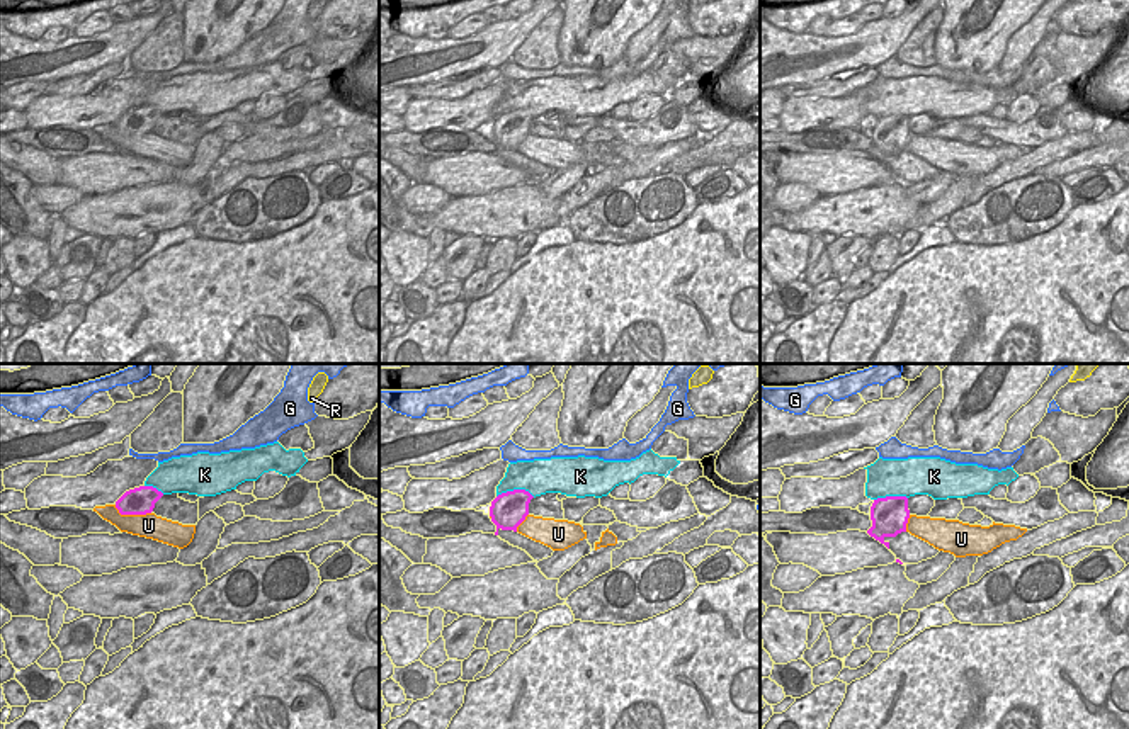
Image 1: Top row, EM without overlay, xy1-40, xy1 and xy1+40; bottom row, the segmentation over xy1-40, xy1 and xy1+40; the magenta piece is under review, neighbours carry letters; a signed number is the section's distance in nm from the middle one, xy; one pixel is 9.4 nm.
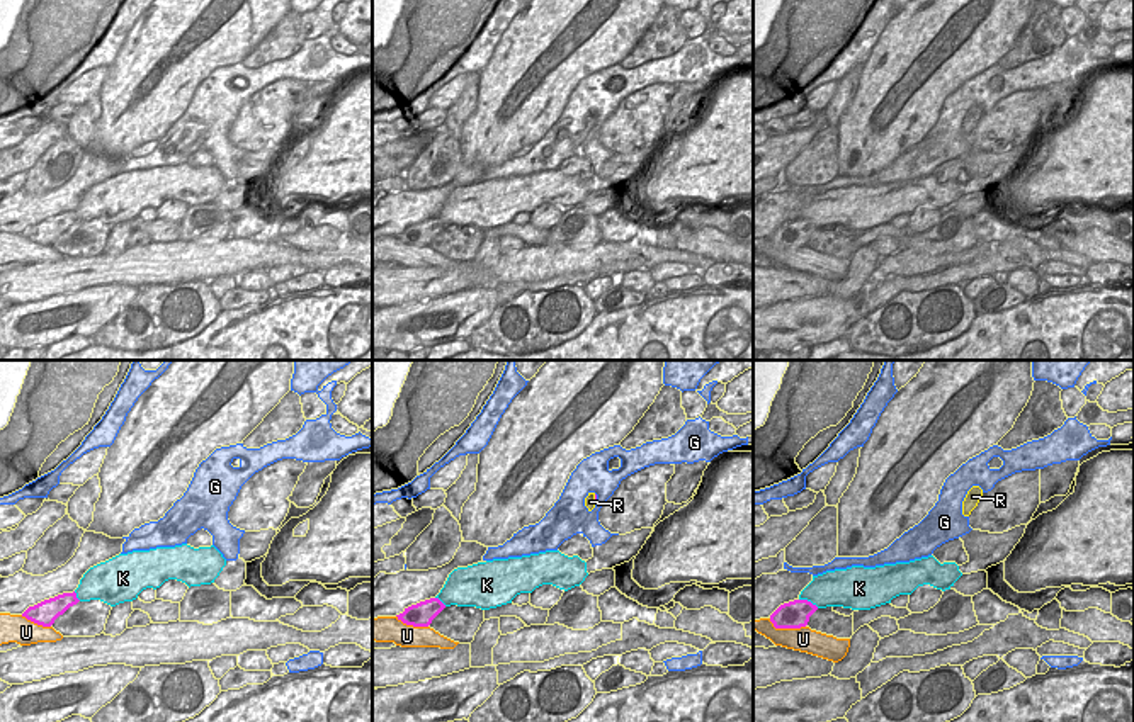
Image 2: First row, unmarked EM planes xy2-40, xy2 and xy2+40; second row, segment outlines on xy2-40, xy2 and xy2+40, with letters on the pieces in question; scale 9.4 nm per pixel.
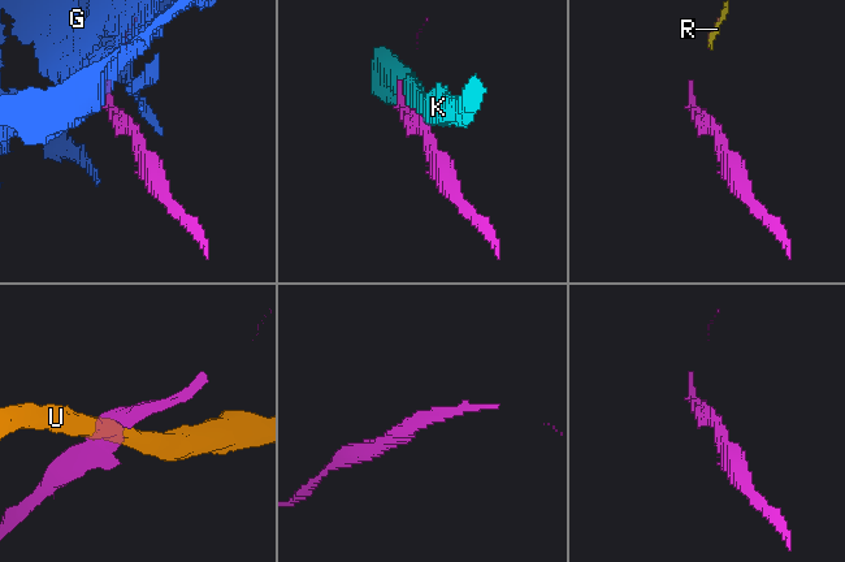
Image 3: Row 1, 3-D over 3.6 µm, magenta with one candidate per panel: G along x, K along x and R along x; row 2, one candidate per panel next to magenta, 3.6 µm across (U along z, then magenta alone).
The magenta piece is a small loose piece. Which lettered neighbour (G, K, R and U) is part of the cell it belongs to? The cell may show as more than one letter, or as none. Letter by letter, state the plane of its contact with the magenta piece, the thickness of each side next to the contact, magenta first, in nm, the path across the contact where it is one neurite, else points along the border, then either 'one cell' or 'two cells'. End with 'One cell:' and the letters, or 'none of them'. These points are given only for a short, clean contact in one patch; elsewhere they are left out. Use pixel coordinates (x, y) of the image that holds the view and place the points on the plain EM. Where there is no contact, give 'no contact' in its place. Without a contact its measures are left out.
G: contact in xy2; calibres 30 and 340 nm; two cells
K: contact in xy1; calibres 340 and 340 nm; two cells
R: contact in xy2; calibres 30 and 120 nm; one cell
U: contact in xy1-40; calibres 260 and 240 nm; two cells
One cell: R

